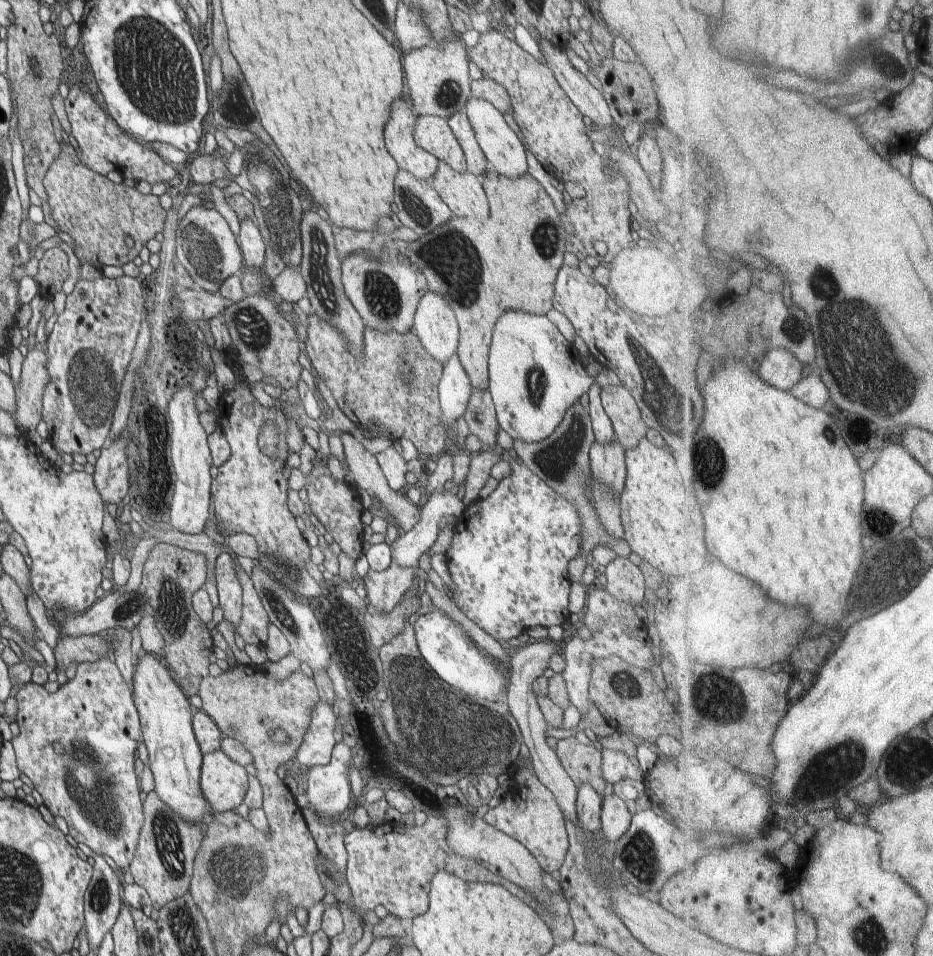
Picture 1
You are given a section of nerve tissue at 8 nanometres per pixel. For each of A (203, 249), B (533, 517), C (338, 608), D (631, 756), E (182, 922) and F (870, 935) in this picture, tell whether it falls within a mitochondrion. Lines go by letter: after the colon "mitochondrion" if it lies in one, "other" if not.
A: mitochondrion
B: mitochondrion
C: other
D: other
E: mitochondrion
F: mitochondrion

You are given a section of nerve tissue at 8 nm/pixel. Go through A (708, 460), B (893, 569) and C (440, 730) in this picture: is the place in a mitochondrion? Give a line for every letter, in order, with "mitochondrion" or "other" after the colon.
A: mitochondrion
B: mitochondrion
C: mitochondrion

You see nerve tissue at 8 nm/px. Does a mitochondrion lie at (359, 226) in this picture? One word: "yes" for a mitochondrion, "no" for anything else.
no

